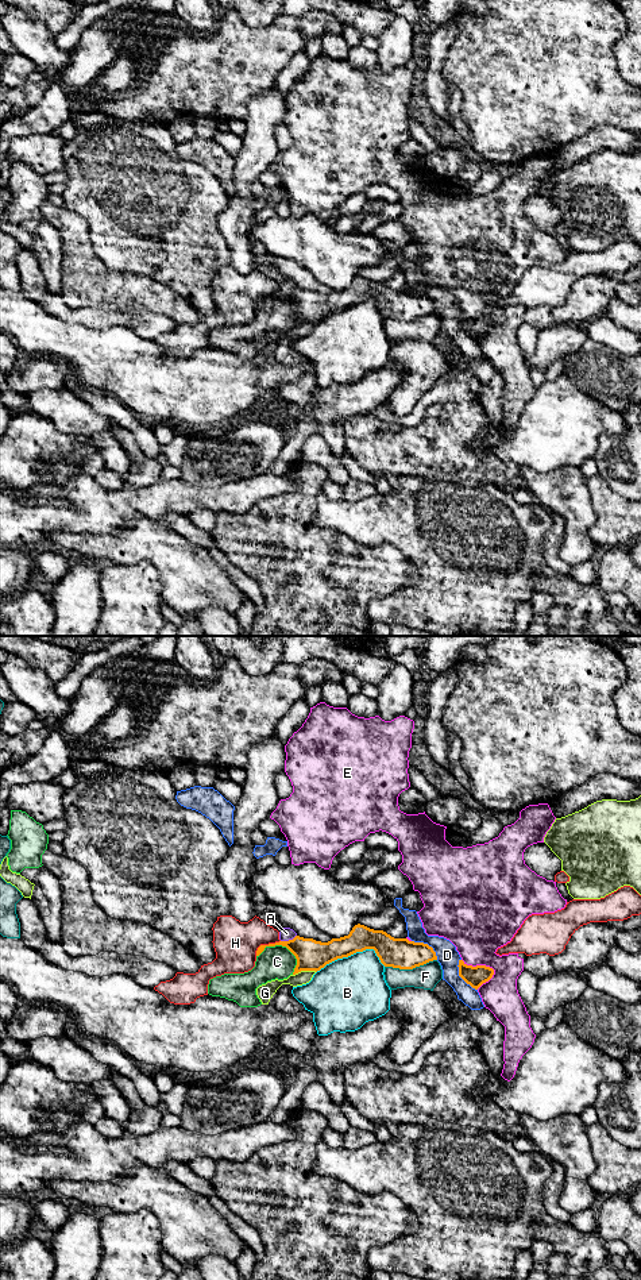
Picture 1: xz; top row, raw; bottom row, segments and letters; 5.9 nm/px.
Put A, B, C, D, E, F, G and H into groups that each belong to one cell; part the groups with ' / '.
A C / B / D / E / F / G / H

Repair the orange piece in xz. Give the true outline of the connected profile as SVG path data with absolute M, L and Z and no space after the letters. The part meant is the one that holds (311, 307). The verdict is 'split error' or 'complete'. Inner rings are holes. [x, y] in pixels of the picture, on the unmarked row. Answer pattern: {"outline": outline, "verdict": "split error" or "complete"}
{"outline": "M355 277L348 288L332 290L328 294L296 288L289 293L260 297L259 308L266 298L286 298L297 311L293 327L301 323L320 323L327 316L348 309L356 304L374 301L385 319L413 321L429 313L437 312L432 298L424 294L394 290L383 282L374 282L364 277Z", "verdict": "complete"}

